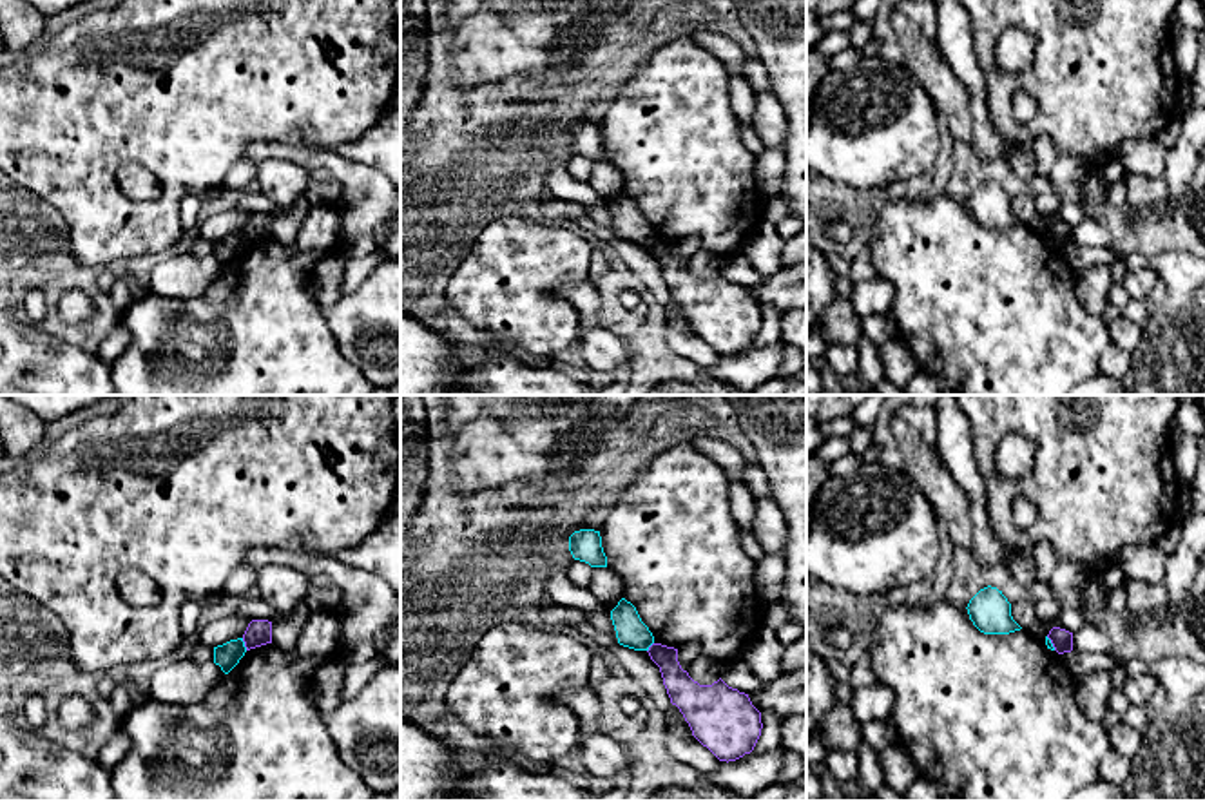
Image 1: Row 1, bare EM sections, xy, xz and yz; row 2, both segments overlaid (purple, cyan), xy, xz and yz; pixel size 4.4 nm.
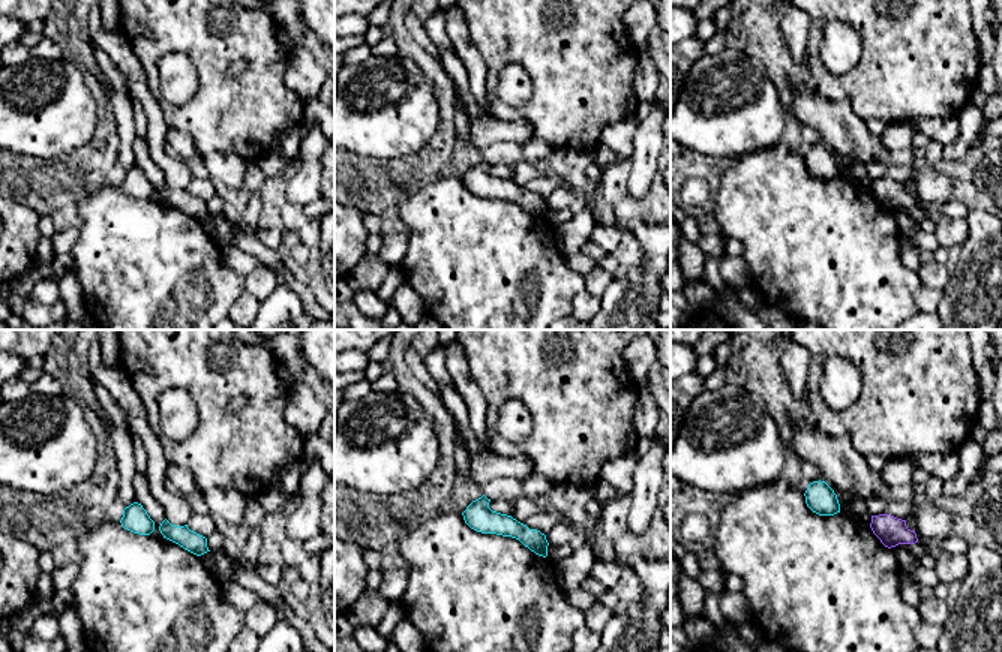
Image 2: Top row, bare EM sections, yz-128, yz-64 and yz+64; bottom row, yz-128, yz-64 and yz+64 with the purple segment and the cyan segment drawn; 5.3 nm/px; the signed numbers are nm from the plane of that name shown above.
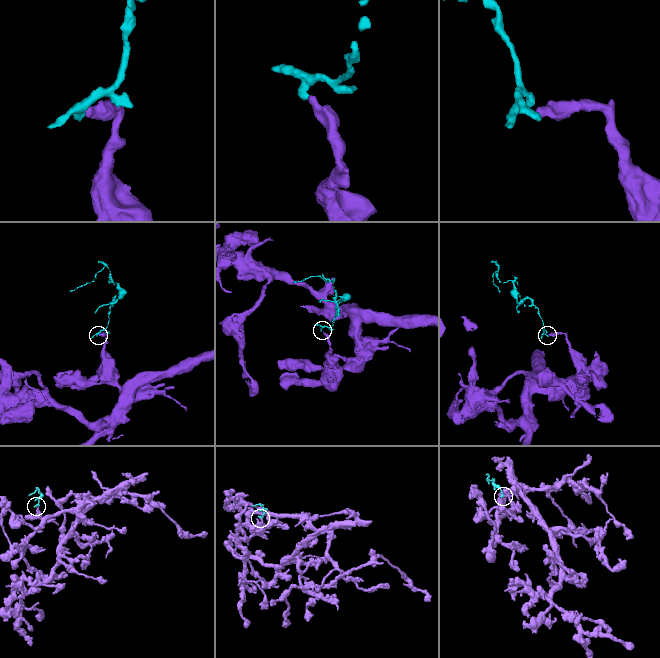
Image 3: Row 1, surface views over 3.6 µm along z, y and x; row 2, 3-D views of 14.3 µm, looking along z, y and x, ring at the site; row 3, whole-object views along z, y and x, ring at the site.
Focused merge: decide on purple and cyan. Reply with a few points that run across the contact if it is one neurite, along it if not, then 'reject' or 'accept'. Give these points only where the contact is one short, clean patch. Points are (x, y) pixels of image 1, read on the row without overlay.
xy (241, 232), (247, 243) | reject

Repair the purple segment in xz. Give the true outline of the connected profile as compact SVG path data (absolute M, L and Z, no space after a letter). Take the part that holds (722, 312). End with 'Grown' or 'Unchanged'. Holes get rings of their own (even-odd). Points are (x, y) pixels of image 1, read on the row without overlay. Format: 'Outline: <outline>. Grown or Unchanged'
Outline: M652 237L647 246L660 261L670 297L703 341L727 357L754 344L763 317L748 288L728 281L721 272L712 279L699 279L681 263L674 241Z. Unchanged

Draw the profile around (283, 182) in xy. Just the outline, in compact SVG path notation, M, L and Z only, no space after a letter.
M270 158L257 163L255 188L277 207L292 205L308 185L310 172L286 159Z

